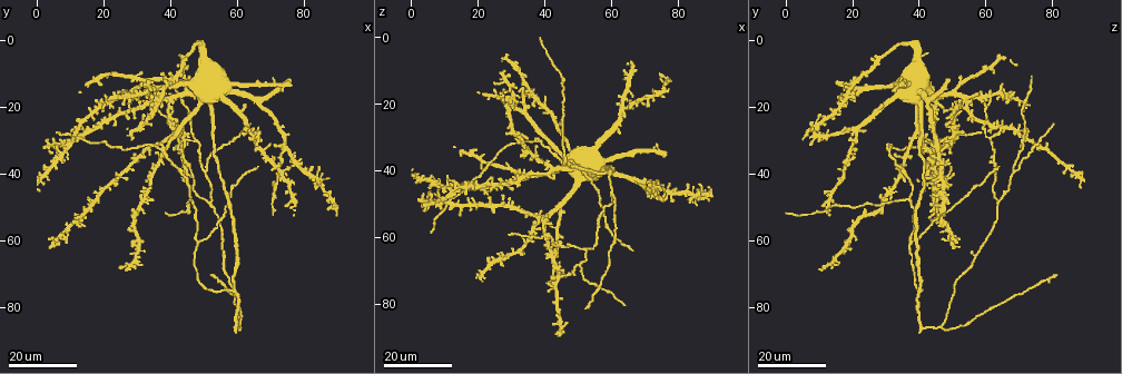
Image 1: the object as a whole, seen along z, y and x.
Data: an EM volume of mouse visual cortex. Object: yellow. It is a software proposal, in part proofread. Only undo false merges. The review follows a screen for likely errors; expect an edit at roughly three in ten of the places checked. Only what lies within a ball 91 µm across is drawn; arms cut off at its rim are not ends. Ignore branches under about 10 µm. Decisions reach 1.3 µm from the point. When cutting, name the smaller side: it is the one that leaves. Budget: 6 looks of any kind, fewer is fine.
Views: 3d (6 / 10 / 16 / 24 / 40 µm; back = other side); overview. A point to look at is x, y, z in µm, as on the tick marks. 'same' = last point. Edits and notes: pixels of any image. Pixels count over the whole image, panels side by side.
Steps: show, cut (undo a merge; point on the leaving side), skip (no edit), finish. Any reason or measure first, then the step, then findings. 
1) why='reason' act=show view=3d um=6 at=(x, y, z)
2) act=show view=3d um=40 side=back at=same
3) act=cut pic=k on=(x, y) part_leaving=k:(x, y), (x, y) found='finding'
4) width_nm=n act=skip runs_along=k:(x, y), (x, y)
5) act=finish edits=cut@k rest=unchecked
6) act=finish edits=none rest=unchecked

act=show view=3d um=16 at=(48, 60, 38)

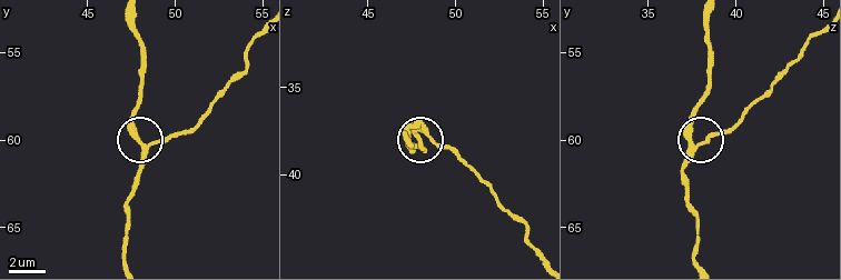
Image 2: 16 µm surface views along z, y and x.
act=show view=3d um=6 at=(48.1, 60.4, 37.6)

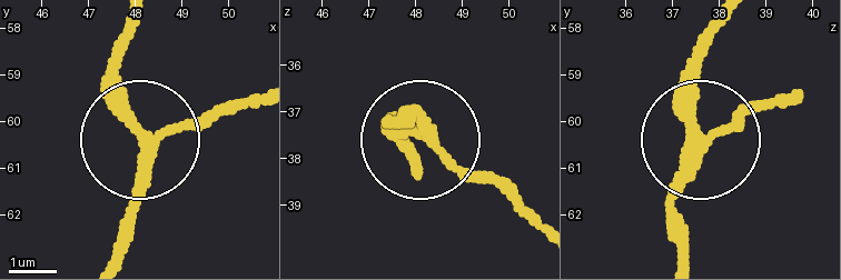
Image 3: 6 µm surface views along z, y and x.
side_arm_um=43 act=skip runs_along=3:(111, 253), (135, 194), (139, 138), (250, 110) found='one neuron here'

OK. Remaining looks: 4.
why='three arms meet' act=show view=3d um=16 at=(50, 39, 68)

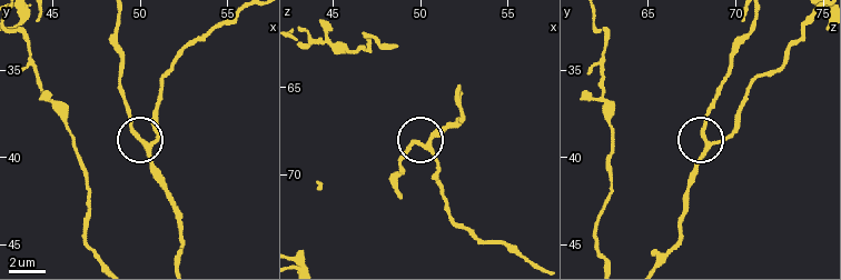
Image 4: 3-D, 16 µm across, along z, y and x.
act=show view=3d um=6 at=(50.6, 39.4, 68.3)

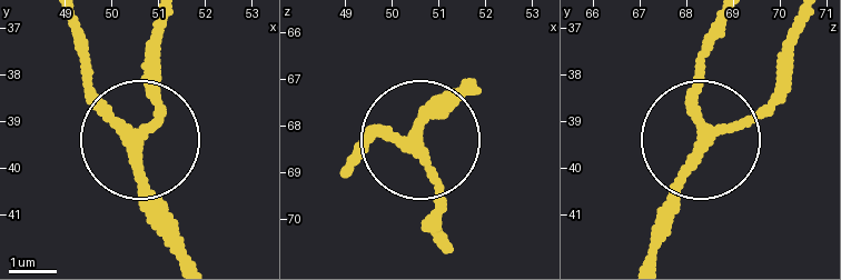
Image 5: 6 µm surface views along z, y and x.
width_nm=200 act=skip runs_along=5:(726, 27), (695, 99), (706, 131), (762, 107), (782, 79) found='one neuron here'

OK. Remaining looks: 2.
why='two arms in line, one across' act=show view=3d um=24 at=(40, 25, 60)

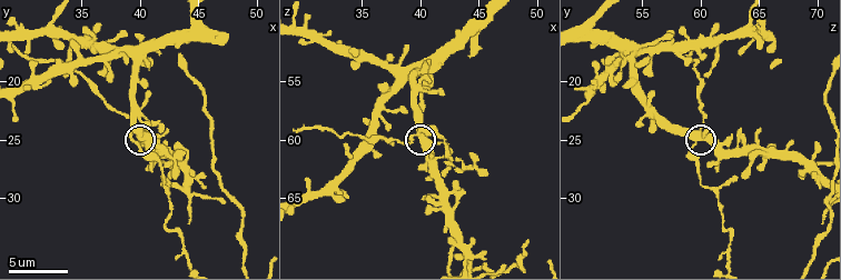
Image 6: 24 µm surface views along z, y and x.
act=show view=3d um=10 at=(39.6, 25.2, 59.6)

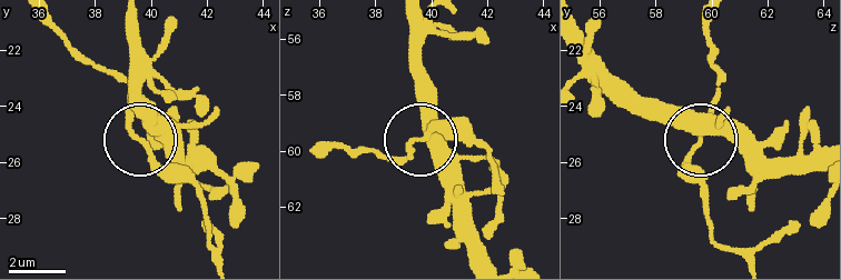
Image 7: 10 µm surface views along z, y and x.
arms=3 act=skip found='continuous, no second neuron'

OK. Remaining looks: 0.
act=finish edits=none rest=unchecked

